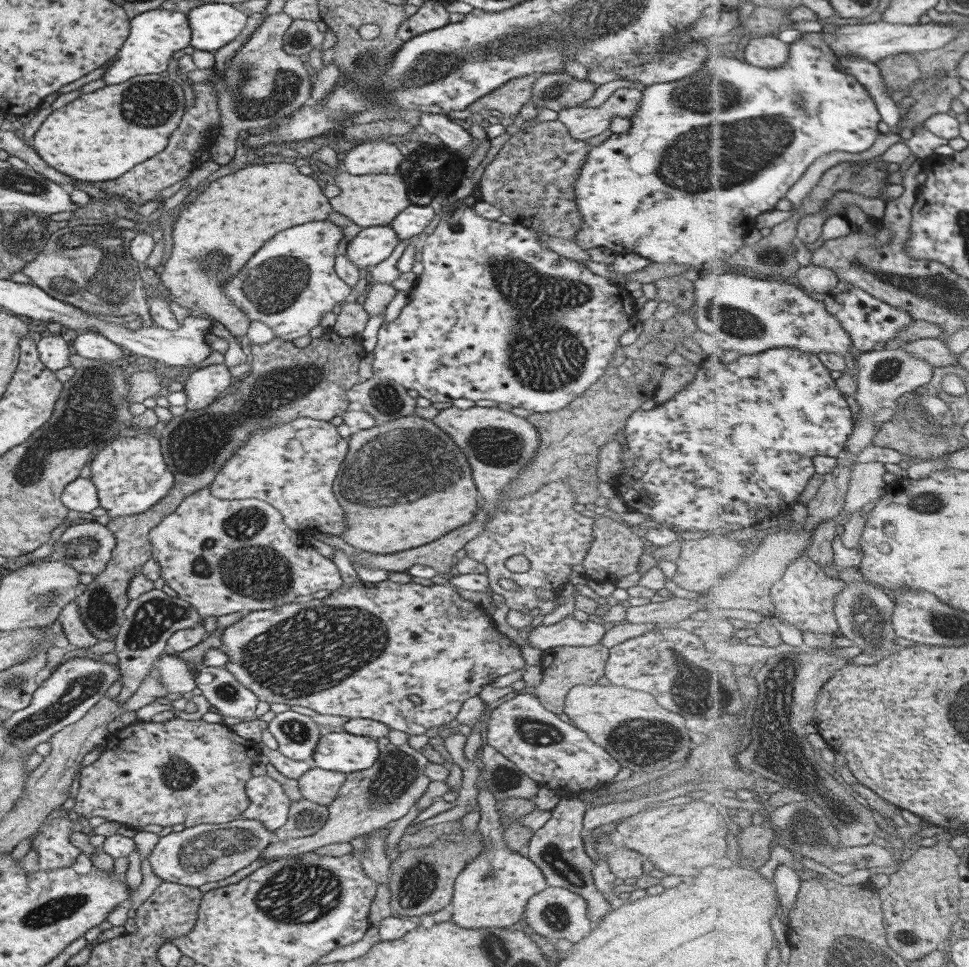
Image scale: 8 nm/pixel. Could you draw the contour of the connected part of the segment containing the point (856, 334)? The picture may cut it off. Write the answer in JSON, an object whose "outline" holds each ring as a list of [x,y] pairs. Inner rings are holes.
{"outline":[[[841,281],[833,292],[829,292],[825,303],[828,310],[836,315],[846,331],[852,335],[855,346],[864,353],[876,350],[880,343],[888,343],[888,340],[898,338],[898,333],[902,328],[915,321],[913,314],[908,310],[892,306],[892,304],[866,292],[862,287],[847,281]]]}

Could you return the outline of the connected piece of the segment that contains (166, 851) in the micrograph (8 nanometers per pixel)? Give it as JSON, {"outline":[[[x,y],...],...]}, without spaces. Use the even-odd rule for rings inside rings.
{"outline":[[[235,819],[223,825],[199,825],[186,827],[180,832],[172,831],[170,834],[160,837],[157,845],[149,854],[148,858],[152,872],[166,882],[174,882],[180,885],[193,886],[198,888],[208,882],[218,882],[224,880],[238,870],[246,868],[254,860],[261,856],[261,852],[275,839],[274,832],[264,827],[260,820]]]}

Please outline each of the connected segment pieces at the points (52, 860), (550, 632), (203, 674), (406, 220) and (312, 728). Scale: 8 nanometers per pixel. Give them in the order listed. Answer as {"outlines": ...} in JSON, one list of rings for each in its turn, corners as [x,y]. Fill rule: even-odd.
{"outlines":[[[[59,807],[46,818],[31,836],[31,848],[38,854],[39,870],[68,868],[75,863],[81,850],[71,843],[73,832],[74,824],[68,818],[68,811]]],[[[569,615],[556,624],[534,627],[527,634],[527,642],[542,651],[561,646],[594,646],[601,642],[608,627],[592,620],[580,621]]],[[[202,666],[194,674],[194,680],[213,711],[222,717],[234,717],[243,722],[255,717],[260,700],[223,666]]],[[[408,206],[403,212],[394,218],[390,227],[396,231],[400,241],[408,240],[421,234],[429,226],[435,216],[434,209],[429,206]]],[[[288,710],[277,714],[267,729],[278,742],[278,751],[292,760],[312,760],[320,727],[308,716]]]]}

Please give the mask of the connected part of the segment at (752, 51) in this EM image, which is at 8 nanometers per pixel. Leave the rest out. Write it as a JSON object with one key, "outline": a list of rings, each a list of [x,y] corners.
{"outline":[[[761,36],[751,39],[742,56],[749,63],[769,69],[785,65],[791,55],[791,44],[784,42],[780,36]]]}

